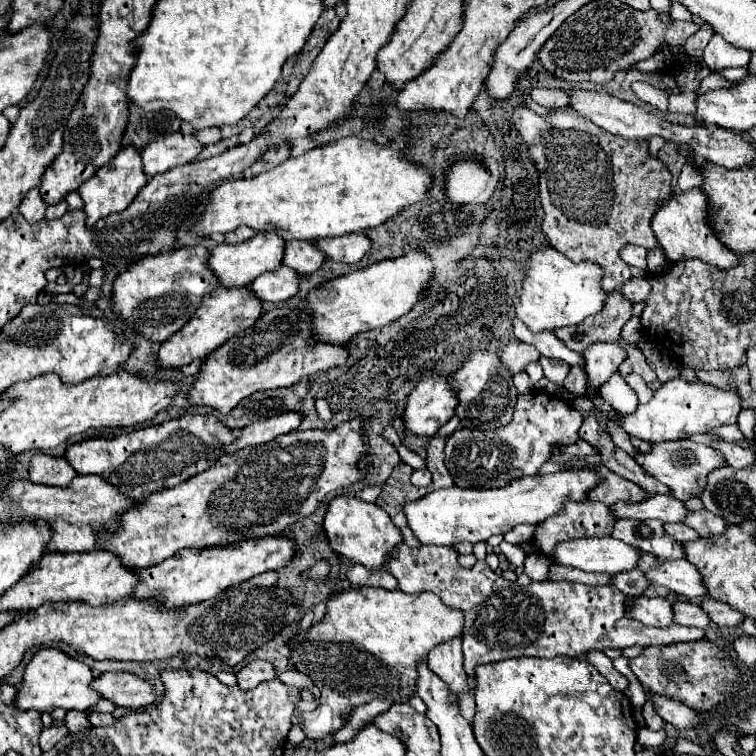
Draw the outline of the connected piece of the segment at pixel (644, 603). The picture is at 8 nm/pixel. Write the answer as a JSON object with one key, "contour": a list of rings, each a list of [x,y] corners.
{"contour":[[[635,596],[633,608],[629,610],[629,616],[643,622],[645,626],[657,626],[667,628],[673,626],[673,606],[667,598],[645,598]]]}

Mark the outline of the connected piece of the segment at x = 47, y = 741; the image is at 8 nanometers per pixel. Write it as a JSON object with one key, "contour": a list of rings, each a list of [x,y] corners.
{"contour":[[[49,726],[41,732],[41,738],[39,738],[39,744],[41,744],[41,750],[47,752],[51,750],[61,738],[65,738],[69,734],[69,730],[65,726]]]}

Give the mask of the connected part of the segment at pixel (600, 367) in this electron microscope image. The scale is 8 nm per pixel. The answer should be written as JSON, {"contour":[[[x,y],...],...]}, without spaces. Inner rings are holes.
{"contour":[[[593,344],[585,352],[587,362],[587,390],[599,390],[627,358],[627,352],[619,344]]]}

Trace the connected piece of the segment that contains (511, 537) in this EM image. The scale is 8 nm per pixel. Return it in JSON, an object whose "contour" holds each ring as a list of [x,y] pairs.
{"contour":[[[515,526],[511,532],[505,534],[505,540],[509,544],[523,544],[531,540],[533,532],[535,532],[535,526]]]}

